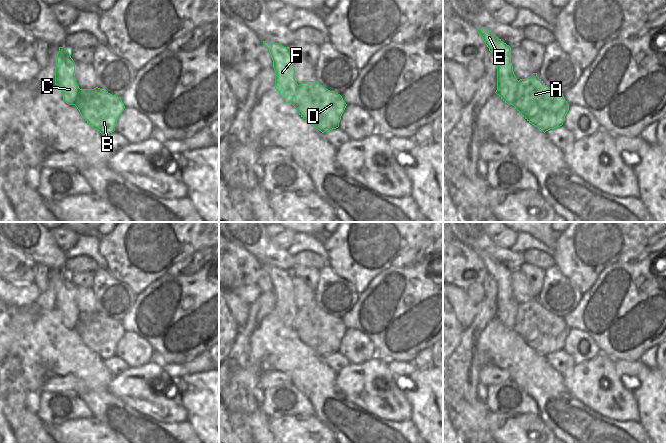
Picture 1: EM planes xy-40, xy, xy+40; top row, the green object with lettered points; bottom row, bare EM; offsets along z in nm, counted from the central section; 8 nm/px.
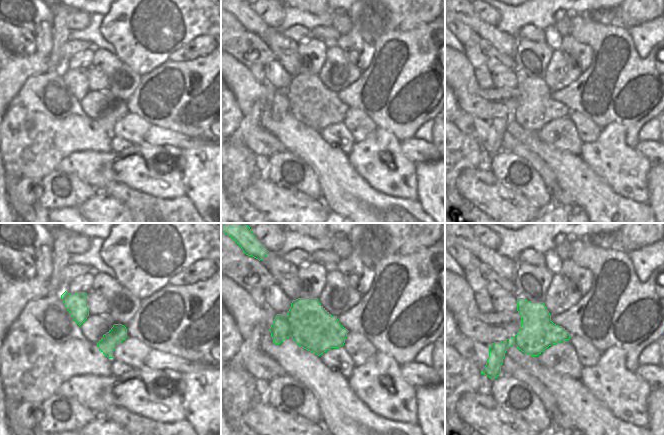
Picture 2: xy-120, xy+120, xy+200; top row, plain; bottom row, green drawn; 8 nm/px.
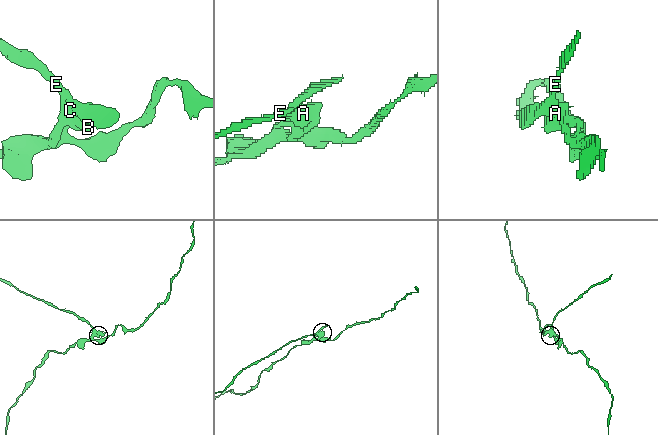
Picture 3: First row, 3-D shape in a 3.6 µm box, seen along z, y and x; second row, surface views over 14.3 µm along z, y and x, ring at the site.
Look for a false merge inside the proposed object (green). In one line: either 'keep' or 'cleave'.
cleave

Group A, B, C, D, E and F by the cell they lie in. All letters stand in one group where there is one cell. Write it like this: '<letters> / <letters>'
A B D / C E F

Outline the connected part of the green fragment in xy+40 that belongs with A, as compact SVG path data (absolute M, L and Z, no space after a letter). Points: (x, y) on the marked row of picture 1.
M537 73L519 80L513 106L529 123L544 133L562 126L569 110L563 93L548 87Z

